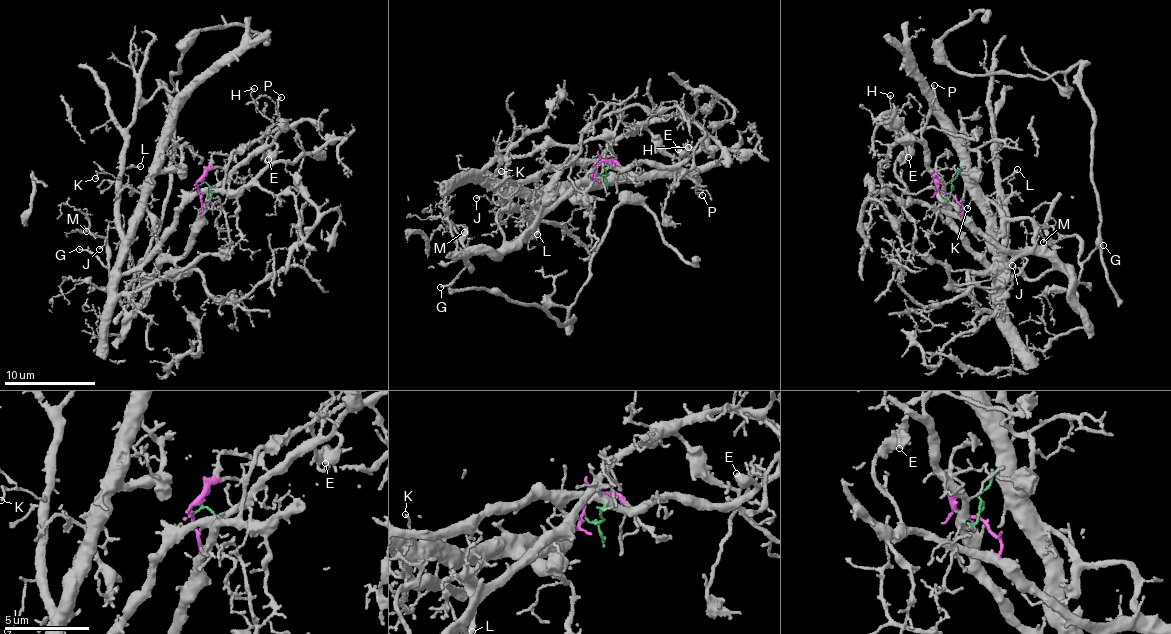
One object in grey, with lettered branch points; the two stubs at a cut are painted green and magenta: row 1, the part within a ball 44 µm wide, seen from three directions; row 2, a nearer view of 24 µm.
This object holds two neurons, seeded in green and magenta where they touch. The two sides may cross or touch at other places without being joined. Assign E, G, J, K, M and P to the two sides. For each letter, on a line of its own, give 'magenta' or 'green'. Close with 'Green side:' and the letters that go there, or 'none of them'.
E: green
G: magenta
J: green
K: green
M: magenta
P: green
Green side: E, J, K, P

